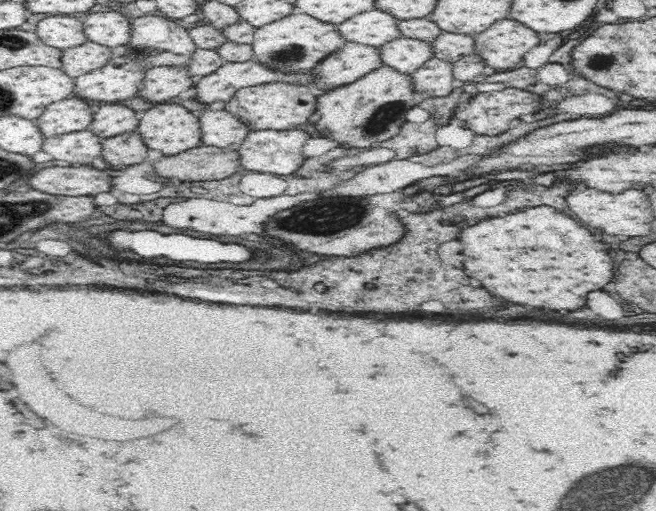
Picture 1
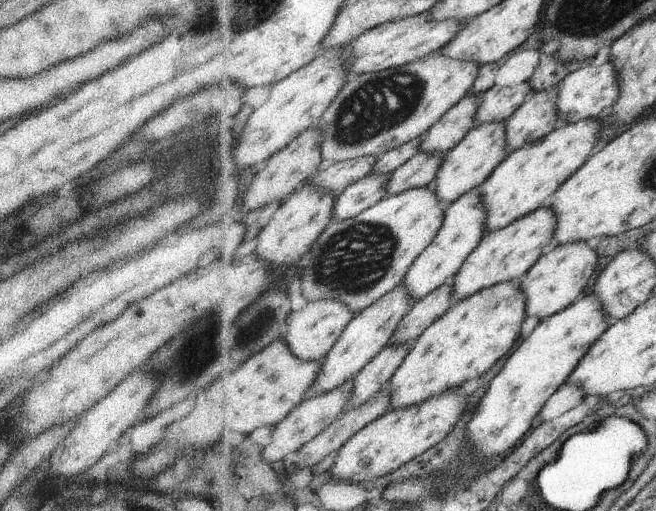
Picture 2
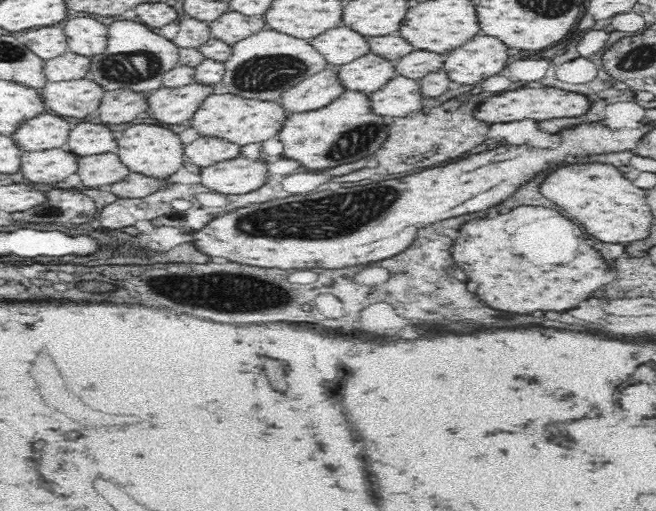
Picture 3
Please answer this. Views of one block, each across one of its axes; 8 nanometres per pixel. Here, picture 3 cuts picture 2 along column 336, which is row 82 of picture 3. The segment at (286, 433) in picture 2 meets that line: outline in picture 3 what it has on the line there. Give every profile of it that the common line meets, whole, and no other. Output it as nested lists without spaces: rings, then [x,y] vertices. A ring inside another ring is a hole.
[[[396,75],[386,86],[371,92],[372,108],[388,118],[406,117],[423,109],[421,79]]]

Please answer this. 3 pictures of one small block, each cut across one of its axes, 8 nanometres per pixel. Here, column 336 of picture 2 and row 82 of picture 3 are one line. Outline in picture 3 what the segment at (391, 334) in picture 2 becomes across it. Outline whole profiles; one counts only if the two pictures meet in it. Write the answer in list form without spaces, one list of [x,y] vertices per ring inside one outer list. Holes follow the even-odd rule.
[[[368,53],[340,66],[340,76],[350,90],[377,91],[397,75],[396,60]]]

